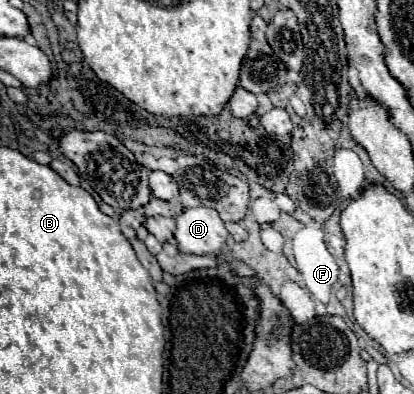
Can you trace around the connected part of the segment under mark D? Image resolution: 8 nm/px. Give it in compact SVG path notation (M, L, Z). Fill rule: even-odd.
M201 205L193 209L183 209L175 217L175 221L175 239L179 249L185 253L217 255L223 249L225 239L229 235L225 223L213 207Z

